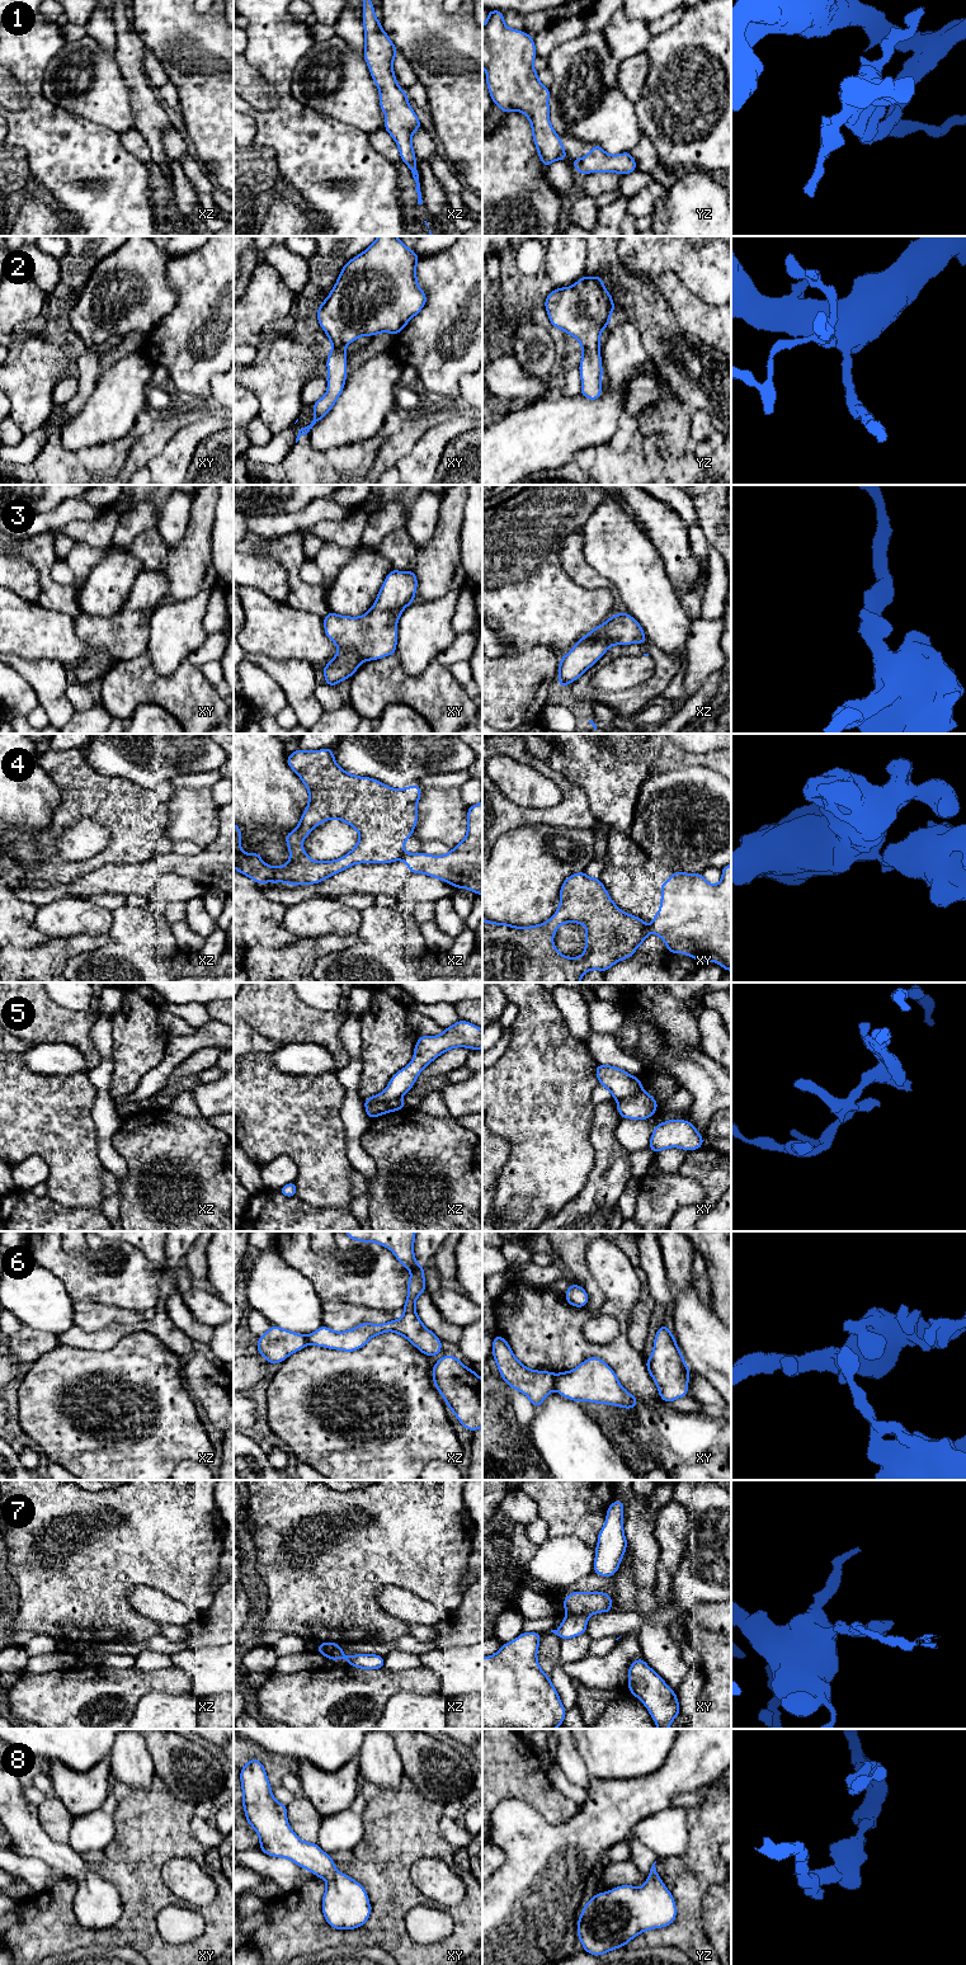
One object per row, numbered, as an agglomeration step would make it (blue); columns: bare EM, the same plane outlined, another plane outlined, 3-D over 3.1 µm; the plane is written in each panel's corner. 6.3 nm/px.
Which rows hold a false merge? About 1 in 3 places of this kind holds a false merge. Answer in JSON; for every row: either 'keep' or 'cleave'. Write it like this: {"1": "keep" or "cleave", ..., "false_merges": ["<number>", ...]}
{"1": "keep", "2": "keep", "3": "keep", "4": "cleave", "5": "cleave", "6": "cleave", "7": "cleave", "8": "keep", "false_merges": ["4", "5", "6", "7"]}

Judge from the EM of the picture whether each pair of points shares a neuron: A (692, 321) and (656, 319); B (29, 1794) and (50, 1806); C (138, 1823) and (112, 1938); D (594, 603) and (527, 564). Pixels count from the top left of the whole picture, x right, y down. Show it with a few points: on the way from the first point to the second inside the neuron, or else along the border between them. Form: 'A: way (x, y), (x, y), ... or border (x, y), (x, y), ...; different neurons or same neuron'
A: border (660, 295), (674, 312), (678, 325), (698, 340); different neurons
B: border (47, 1795), (37, 1805); different neurons
C: way (138, 1852), (138, 1909); same neuron
D: way (578, 603), (566, 603), (543, 580); same neuron

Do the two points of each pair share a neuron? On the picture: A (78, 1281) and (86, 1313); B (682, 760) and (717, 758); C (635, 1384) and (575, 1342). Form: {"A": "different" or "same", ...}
{"A": "different", "B": "same", "C": "same"}

